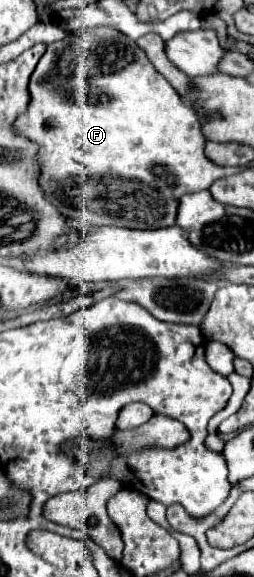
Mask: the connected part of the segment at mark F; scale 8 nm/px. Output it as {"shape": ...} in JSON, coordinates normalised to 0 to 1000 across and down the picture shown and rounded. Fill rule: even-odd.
{"shape":[[[378,47],[354,57],[323,54],[323,81],[315,57],[276,57],[228,75],[189,75],[150,120],[126,127],[118,165],[118,185],[71,203],[63,224],[165,251],[157,321],[220,362],[268,380],[268,362],[291,359],[370,393],[677,393],[717,338],[803,331],[858,307],[937,300],[921,289],[858,289],[803,269],[811,237],[795,234],[780,196],[614,123],[567,85],[441,47]],[[433,307],[480,310],[496,328],[441,328],[441,314],[417,314]]]}

